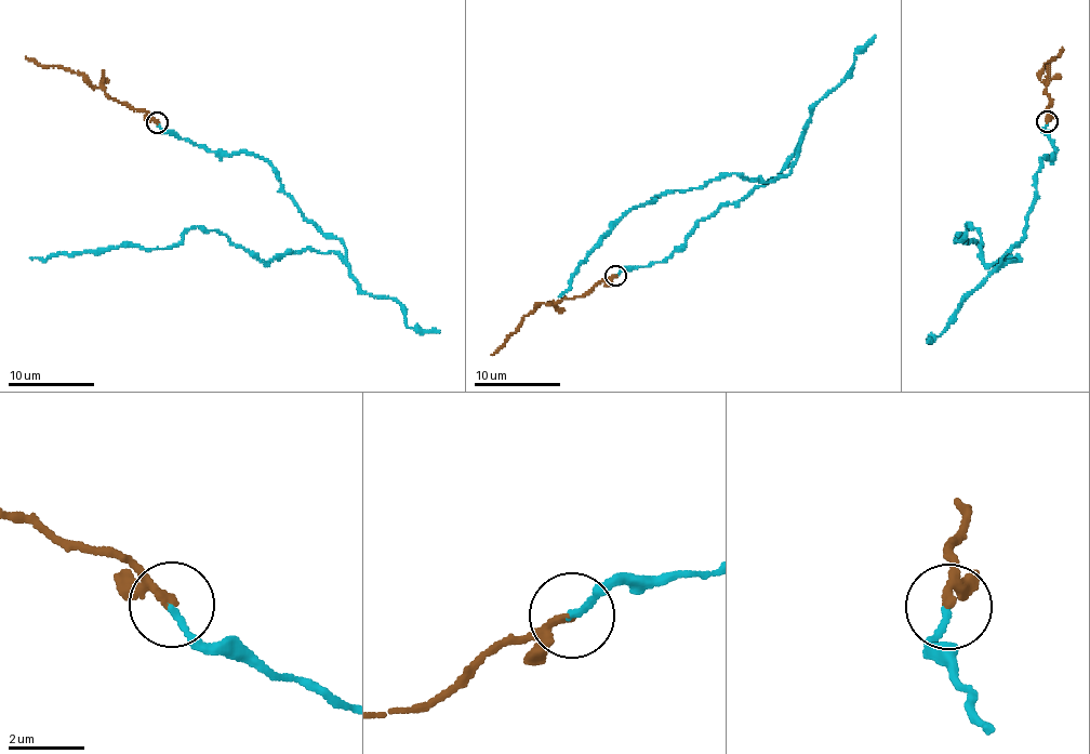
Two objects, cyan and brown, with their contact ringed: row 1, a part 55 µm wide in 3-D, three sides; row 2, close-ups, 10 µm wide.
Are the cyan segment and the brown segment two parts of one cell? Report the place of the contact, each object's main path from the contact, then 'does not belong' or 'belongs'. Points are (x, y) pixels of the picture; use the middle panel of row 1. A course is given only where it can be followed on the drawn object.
place (615, 276); course cyan (614, 275), (673, 253), (801, 144), (789, 173), (768, 182), (733, 173), (629, 209), (558, 296); course brown (614, 275), (581, 296), (563, 299), (555, 305), (543, 303), (491, 354); belongs

